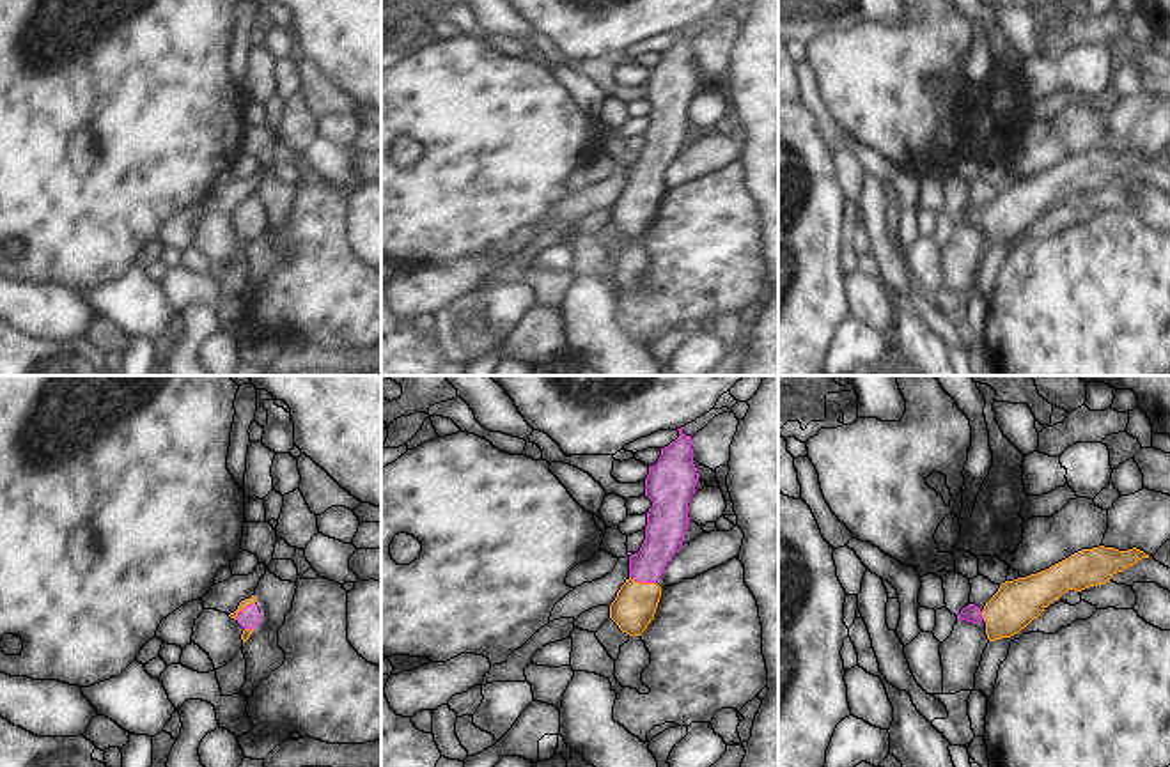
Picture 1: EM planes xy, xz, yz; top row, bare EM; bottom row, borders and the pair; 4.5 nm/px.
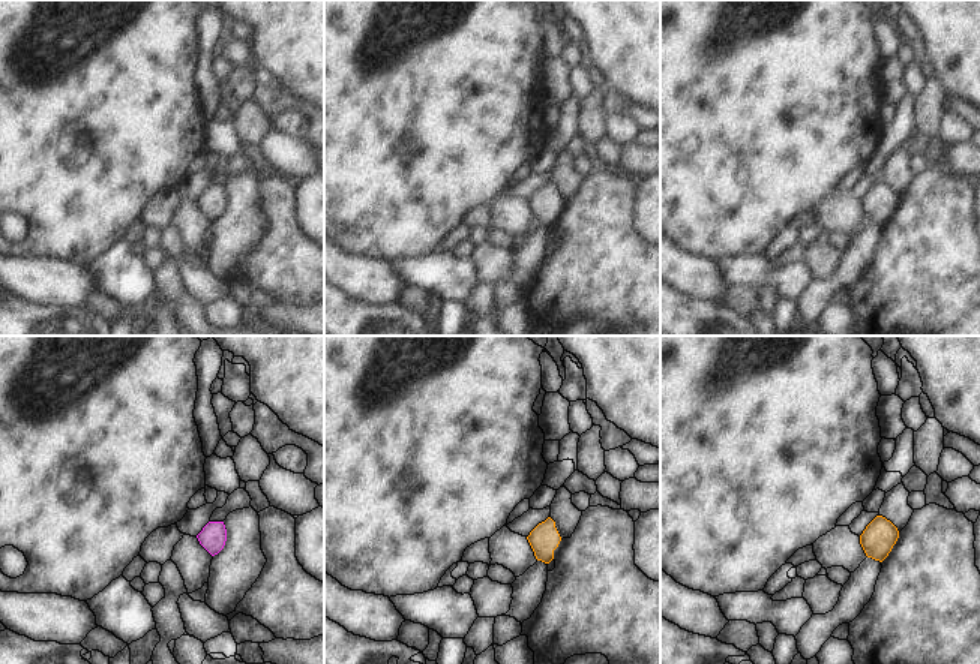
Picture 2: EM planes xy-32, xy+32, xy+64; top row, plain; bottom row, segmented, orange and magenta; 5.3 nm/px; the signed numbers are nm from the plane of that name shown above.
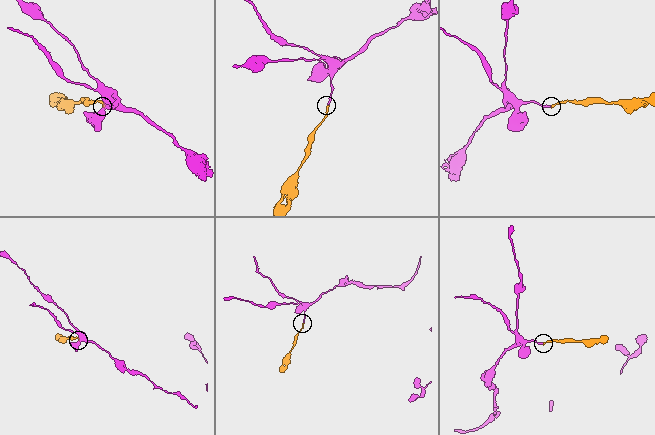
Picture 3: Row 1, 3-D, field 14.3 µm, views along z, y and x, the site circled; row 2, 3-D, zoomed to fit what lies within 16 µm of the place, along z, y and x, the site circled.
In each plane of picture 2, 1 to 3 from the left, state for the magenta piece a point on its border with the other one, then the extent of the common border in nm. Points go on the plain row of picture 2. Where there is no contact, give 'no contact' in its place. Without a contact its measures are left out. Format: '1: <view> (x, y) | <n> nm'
1: no contact
2: no contact
3: no contact

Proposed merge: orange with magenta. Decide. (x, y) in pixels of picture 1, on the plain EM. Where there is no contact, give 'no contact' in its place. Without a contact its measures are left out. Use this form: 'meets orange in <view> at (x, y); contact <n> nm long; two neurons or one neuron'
meets orange in xz at (642, 186); contact 120 nm long; one neuron

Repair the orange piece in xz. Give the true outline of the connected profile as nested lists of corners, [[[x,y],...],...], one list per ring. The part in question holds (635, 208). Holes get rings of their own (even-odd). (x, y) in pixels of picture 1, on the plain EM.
[[[682,30],[677,34],[679,41],[661,51],[658,66],[649,69],[645,99],[652,105],[652,110],[647,115],[645,143],[640,154],[629,159],[629,181],[610,207],[610,221],[629,239],[640,239],[654,221],[661,200],[661,190],[656,184],[672,159],[682,151],[684,136],[691,126],[688,106],[697,94],[698,76],[693,67],[691,39],[686,39]]]

